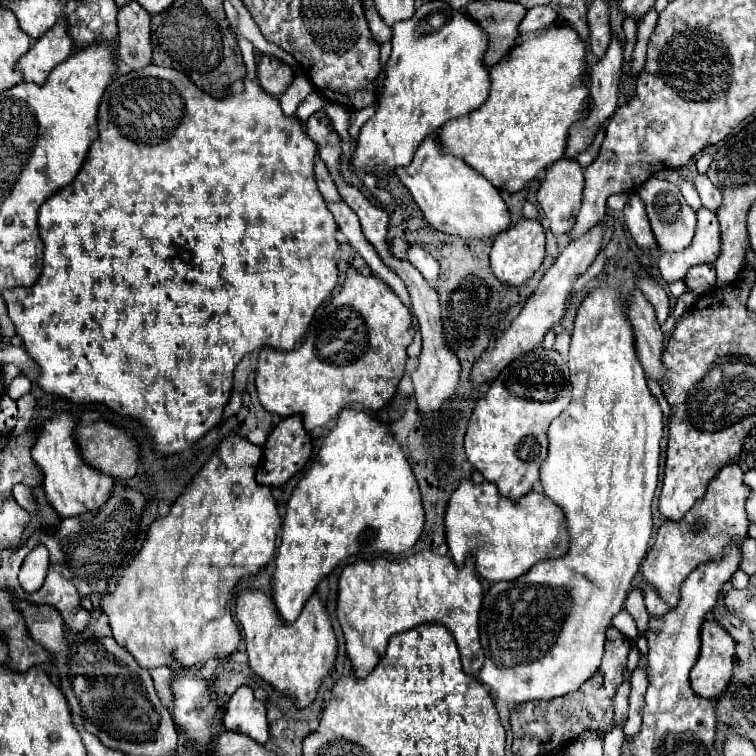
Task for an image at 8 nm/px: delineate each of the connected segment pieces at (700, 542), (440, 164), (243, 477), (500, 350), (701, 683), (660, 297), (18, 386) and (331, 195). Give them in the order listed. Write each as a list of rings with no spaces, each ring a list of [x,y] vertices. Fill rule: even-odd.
[[[736,463],[724,467],[710,481],[704,497],[698,499],[694,507],[680,521],[664,521],[660,525],[656,543],[642,561],[642,575],[646,583],[650,583],[656,589],[656,593],[668,607],[676,607],[682,581],[700,563],[706,563],[710,559],[720,559],[720,553],[730,539],[736,539],[740,543],[746,537],[750,525],[744,511],[748,487],[744,485],[742,477],[744,471]]]
[[[428,135],[418,147],[412,163],[396,169],[394,175],[404,187],[408,187],[426,221],[442,233],[460,235],[464,239],[492,239],[510,227],[510,213],[500,191],[462,159],[446,153],[434,135]]]
[[[230,433],[204,463],[204,467],[184,487],[166,517],[156,519],[140,553],[130,561],[114,593],[102,599],[112,637],[126,647],[140,667],[152,669],[178,663],[182,667],[202,667],[210,657],[228,657],[240,645],[240,631],[228,611],[234,587],[242,575],[254,575],[274,557],[276,533],[282,525],[272,487],[256,481],[256,469],[264,449]]]
[[[600,221],[598,225],[594,225],[590,231],[586,231],[586,235],[572,239],[564,251],[558,255],[558,259],[554,261],[554,265],[546,271],[546,275],[542,277],[538,289],[528,297],[528,301],[524,303],[522,311],[512,319],[512,323],[496,337],[496,347],[494,351],[486,351],[478,363],[472,369],[472,379],[476,385],[482,385],[488,379],[494,379],[508,363],[512,363],[514,359],[518,359],[520,355],[524,355],[526,351],[532,351],[546,335],[546,331],[560,321],[560,317],[564,315],[564,305],[566,299],[572,291],[574,281],[578,279],[580,273],[584,273],[596,259],[596,255],[602,249],[602,241],[604,241],[604,233],[606,233],[606,221]]]
[[[712,619],[702,623],[702,645],[696,665],[690,671],[692,691],[704,699],[720,697],[732,677],[734,639]]]
[[[640,279],[638,289],[644,293],[646,299],[654,306],[657,321],[662,325],[670,315],[670,304],[667,292],[660,283],[654,283],[650,279]]]
[[[18,375],[14,381],[12,381],[12,385],[8,387],[8,395],[12,397],[12,399],[20,399],[22,395],[26,395],[28,391],[30,391],[30,379],[28,377],[24,377],[24,375]]]
[[[316,159],[314,173],[316,173],[316,183],[318,183],[318,189],[320,189],[322,197],[324,197],[324,201],[326,203],[338,203],[338,201],[342,201],[340,195],[338,195],[338,191],[336,191],[336,185],[334,185],[330,173],[328,173],[328,169],[324,167],[324,163],[320,159]]]

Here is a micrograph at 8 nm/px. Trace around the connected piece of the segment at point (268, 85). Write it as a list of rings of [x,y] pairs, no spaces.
[[[258,55],[258,81],[262,89],[270,95],[282,95],[290,81],[294,79],[294,71],[272,55]]]

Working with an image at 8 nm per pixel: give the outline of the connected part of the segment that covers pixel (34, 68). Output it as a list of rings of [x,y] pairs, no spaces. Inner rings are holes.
[[[66,17],[58,19],[54,27],[50,27],[40,39],[36,39],[28,53],[18,59],[16,69],[24,73],[26,81],[32,81],[36,85],[42,85],[48,77],[48,73],[68,59],[72,53],[74,43],[72,37],[68,35],[68,21]]]

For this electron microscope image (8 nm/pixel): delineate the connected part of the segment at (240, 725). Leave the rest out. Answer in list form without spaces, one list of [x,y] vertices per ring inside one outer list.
[[[242,685],[230,697],[224,711],[224,727],[236,733],[244,733],[264,745],[270,739],[268,719],[266,719],[266,701],[256,699],[252,687]]]

